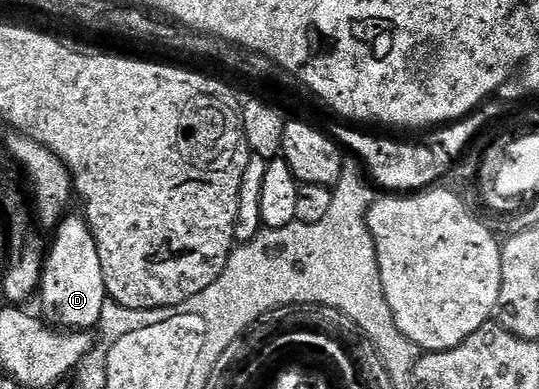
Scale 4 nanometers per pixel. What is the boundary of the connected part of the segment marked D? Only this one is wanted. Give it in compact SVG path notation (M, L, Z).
M64 215L63 219L55 225L53 229L55 241L52 244L50 241L49 247L46 249L43 273L41 274L41 282L37 293L40 308L38 311L41 313L42 319L56 329L91 330L98 325L102 307L105 306L109 297L105 290L105 278L101 274L101 258L97 255L97 242L93 238L91 228L82 215L71 215Z

